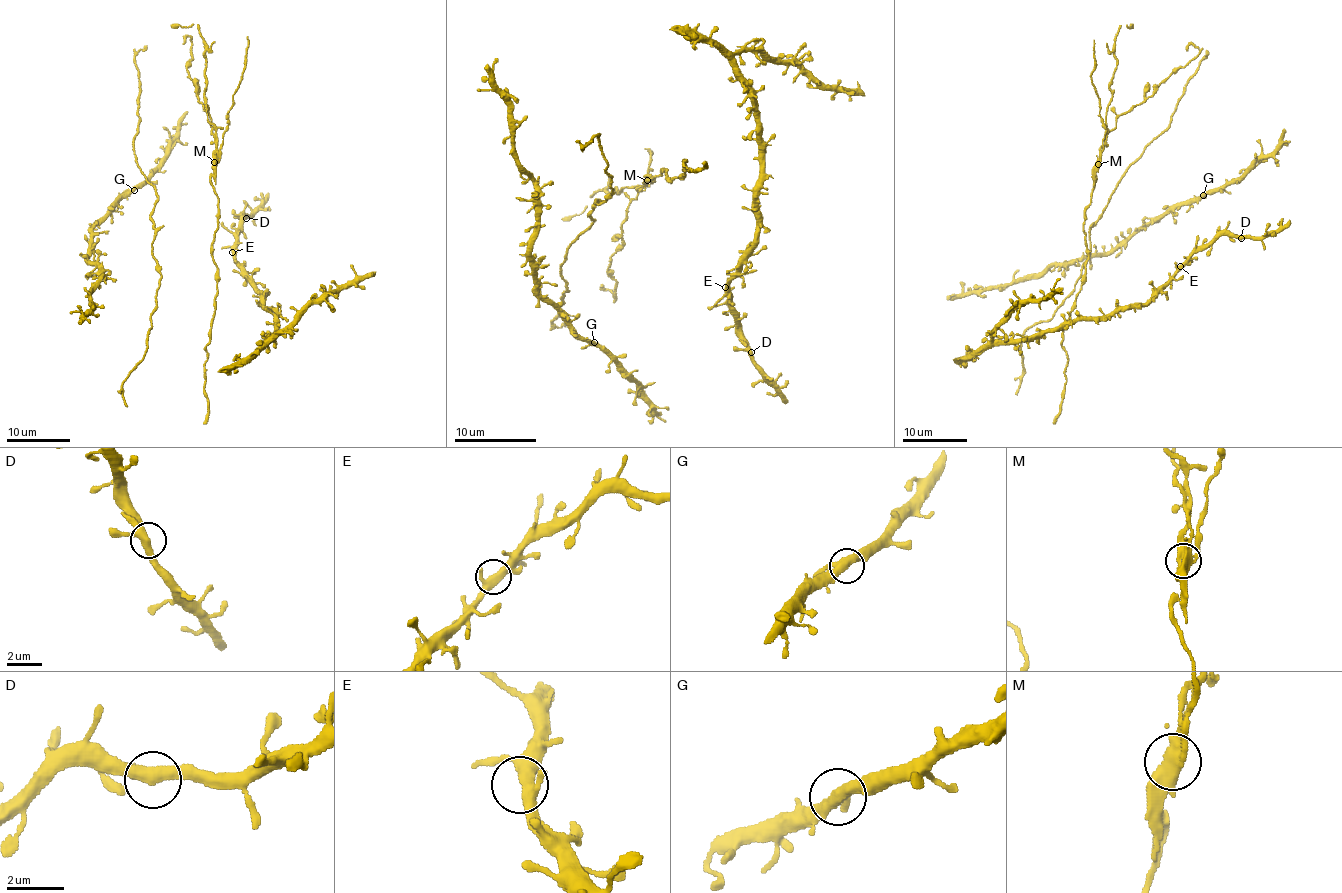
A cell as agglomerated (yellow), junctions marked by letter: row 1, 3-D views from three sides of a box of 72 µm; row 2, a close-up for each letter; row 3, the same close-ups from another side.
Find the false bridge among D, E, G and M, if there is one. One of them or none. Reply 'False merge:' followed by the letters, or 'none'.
False merge: M

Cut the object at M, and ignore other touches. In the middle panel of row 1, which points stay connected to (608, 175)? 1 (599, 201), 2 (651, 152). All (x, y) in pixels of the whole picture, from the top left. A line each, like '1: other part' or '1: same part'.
1: same part
2: other part

